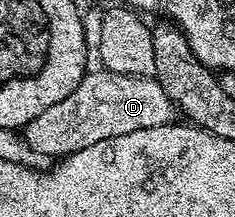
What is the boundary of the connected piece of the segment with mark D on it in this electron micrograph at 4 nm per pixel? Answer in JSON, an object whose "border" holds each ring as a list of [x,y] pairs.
{"border":[[[89,71],[82,78],[82,82],[78,82],[78,90],[74,90],[74,94],[50,106],[50,110],[42,110],[42,114],[38,114],[34,122],[22,129],[22,139],[33,152],[41,157],[63,158],[78,150],[86,150],[86,146],[94,146],[94,142],[118,138],[118,134],[134,134],[134,130],[150,130],[150,126],[166,126],[177,119],[176,105],[151,75],[130,76],[126,72],[99,71]]]}

